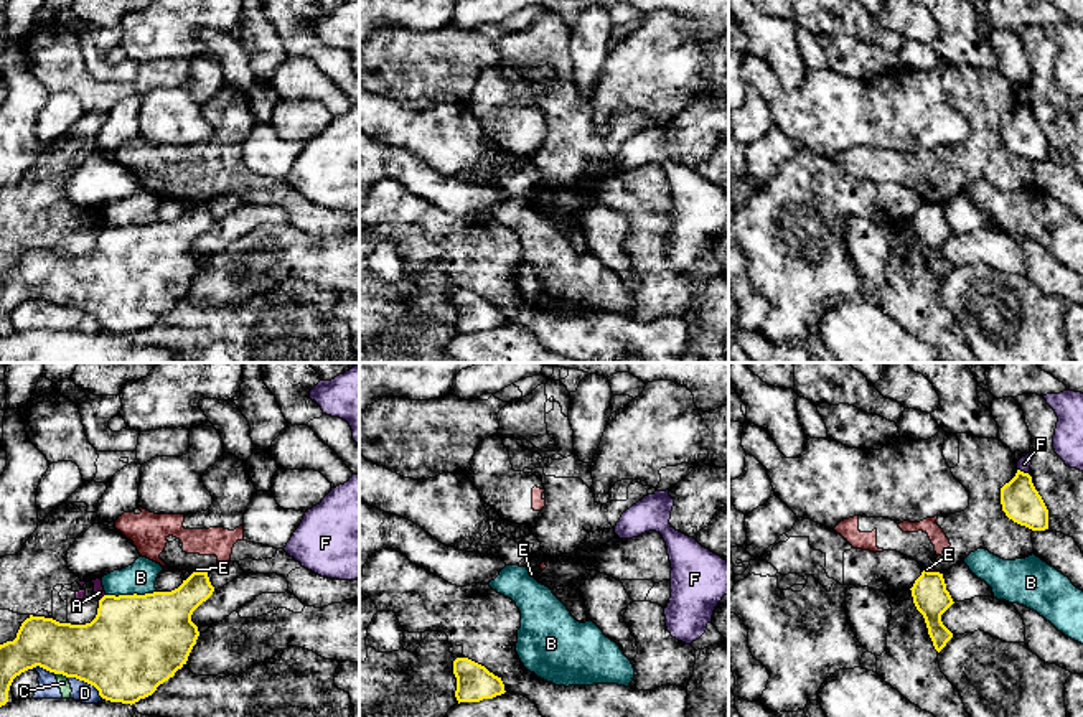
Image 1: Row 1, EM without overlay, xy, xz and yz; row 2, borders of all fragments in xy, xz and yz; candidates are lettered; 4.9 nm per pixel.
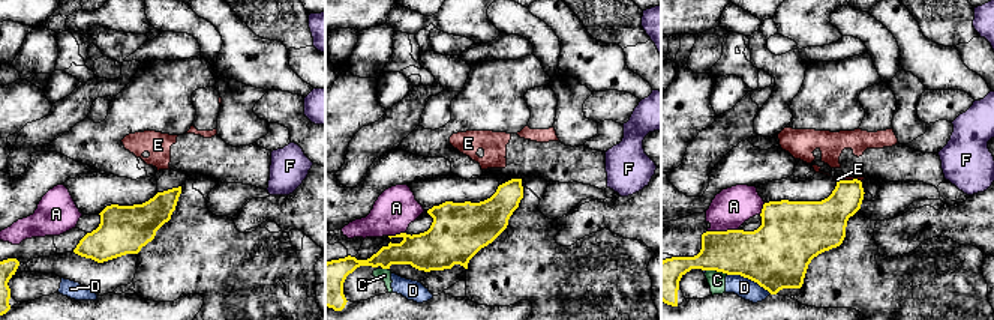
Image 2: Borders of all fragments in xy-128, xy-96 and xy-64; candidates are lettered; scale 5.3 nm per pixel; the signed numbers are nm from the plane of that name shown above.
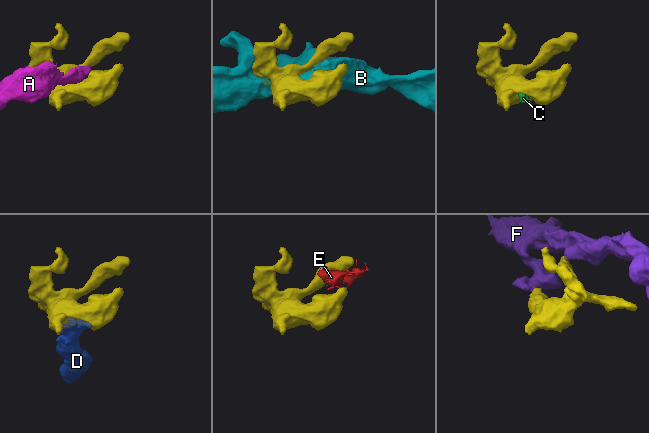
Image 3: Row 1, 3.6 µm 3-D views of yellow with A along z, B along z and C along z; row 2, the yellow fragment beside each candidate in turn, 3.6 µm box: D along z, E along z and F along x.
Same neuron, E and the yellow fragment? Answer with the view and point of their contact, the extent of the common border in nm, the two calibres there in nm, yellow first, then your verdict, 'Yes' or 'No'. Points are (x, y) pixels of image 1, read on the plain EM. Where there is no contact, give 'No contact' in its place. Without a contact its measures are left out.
Touches yellow at xy (201, 203). Shared border 60 nm. Thickness 200 nm (yellow) against 20 nm. No

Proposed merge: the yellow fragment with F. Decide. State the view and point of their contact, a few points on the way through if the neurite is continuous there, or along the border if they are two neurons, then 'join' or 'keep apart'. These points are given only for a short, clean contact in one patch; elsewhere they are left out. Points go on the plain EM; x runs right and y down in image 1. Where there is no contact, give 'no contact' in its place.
meets yellow in yz at (1022, 103); border along yz (1017, 99), (1027, 104); keep apart

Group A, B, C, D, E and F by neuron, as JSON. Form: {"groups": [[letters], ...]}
{"groups": [["A"], ["B"], ["C", "D"], ["E"], ["F"]]}

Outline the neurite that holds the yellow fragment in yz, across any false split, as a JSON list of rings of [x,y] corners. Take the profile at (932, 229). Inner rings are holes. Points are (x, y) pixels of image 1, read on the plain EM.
[[[923,201],[910,221],[917,241],[925,249],[933,277],[940,284],[953,269],[953,264],[943,255],[941,246],[954,234],[943,204]]]

